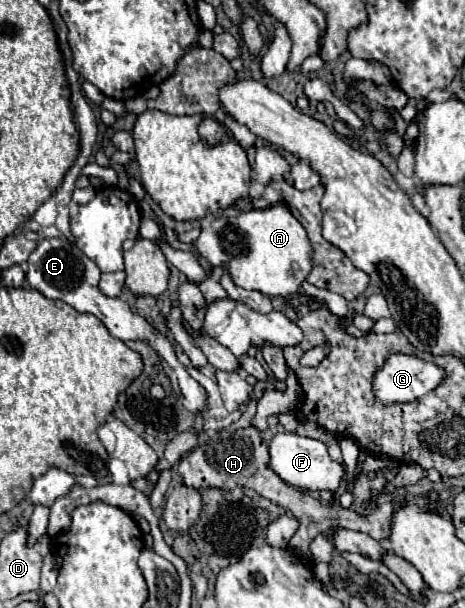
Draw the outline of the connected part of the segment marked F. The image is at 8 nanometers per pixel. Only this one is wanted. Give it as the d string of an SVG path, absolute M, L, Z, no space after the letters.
M277 433L269 445L269 451L271 451L269 467L285 483L299 487L299 489L309 489L309 491L329 489L335 493L339 489L341 481L345 479L345 473L347 473L347 465L333 461L327 453L327 445L319 439L301 437L297 433Z

